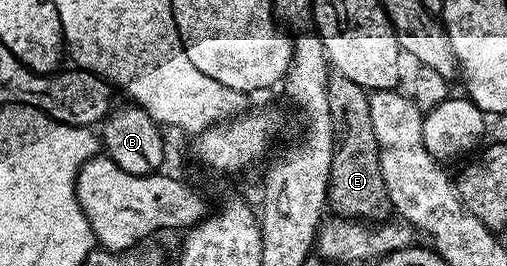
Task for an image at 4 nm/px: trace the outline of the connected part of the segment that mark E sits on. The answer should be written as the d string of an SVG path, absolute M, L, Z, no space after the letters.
M328 75L329 114L335 131L333 158L329 166L327 202L336 217L360 222L387 222L393 209L381 174L377 137L373 132L368 89L350 78Z

